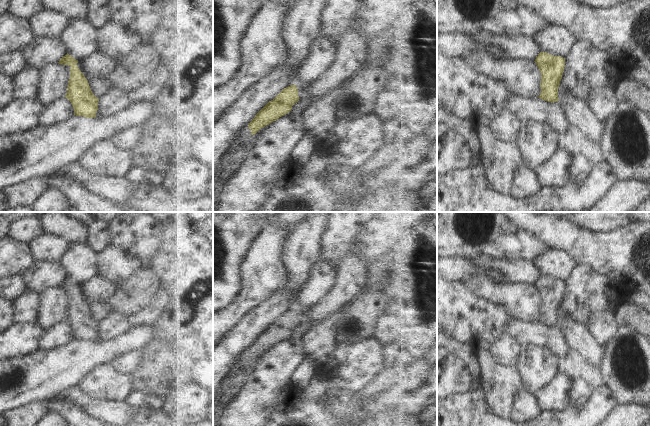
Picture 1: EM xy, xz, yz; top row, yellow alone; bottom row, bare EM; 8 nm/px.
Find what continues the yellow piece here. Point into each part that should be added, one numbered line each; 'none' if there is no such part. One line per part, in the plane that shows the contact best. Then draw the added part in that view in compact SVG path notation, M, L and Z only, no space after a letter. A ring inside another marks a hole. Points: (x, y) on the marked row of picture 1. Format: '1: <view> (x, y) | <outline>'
1: xz (245, 134) | M246 125L243 129L241 129L240 134L236 137L234 141L246 142L250 137L251 137L251 130L249 129L248 125Z

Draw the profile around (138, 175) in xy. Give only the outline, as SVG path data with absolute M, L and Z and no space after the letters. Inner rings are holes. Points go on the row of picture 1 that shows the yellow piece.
M132 166L128 170L125 178L139 185L151 185L156 187L163 186L165 181L165 175L163 172L146 170L144 168L135 166Z

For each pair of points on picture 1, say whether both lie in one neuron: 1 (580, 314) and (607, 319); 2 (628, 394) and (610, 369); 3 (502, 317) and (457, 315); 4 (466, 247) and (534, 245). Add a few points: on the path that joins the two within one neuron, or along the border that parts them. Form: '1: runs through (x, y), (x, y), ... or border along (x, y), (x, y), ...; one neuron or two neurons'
1: border along (609, 308), (595, 312), (586, 325); two neurons
2: runs through (625, 388), (614, 375); one neuron
3: runs through (491, 317), (468, 317); one neuron
4: runs through (483, 245), (517, 245); one neuron

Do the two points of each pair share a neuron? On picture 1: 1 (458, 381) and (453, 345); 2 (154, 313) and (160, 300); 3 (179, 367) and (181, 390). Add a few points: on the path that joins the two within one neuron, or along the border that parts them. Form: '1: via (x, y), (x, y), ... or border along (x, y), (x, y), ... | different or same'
1: border along (447, 350), (463, 362), (470, 374) | different
2: via (154, 310), (159, 303) | same
3: border along (189, 377), (180, 376), (171, 384) | different

